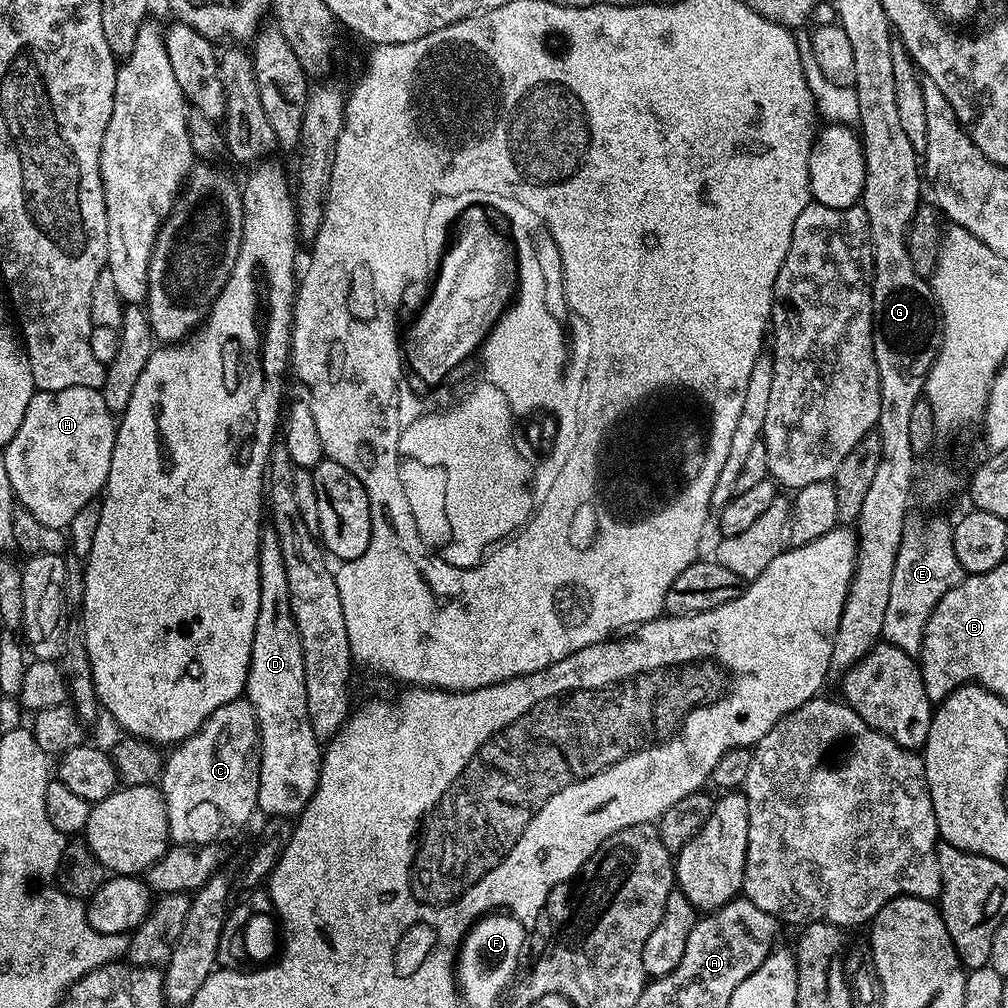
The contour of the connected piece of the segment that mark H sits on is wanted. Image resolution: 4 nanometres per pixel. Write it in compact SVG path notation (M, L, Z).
M70 386L70 390L33 392L18 434L2 450L17 505L34 514L42 526L67 529L74 514L104 492L117 423L98 388Z

